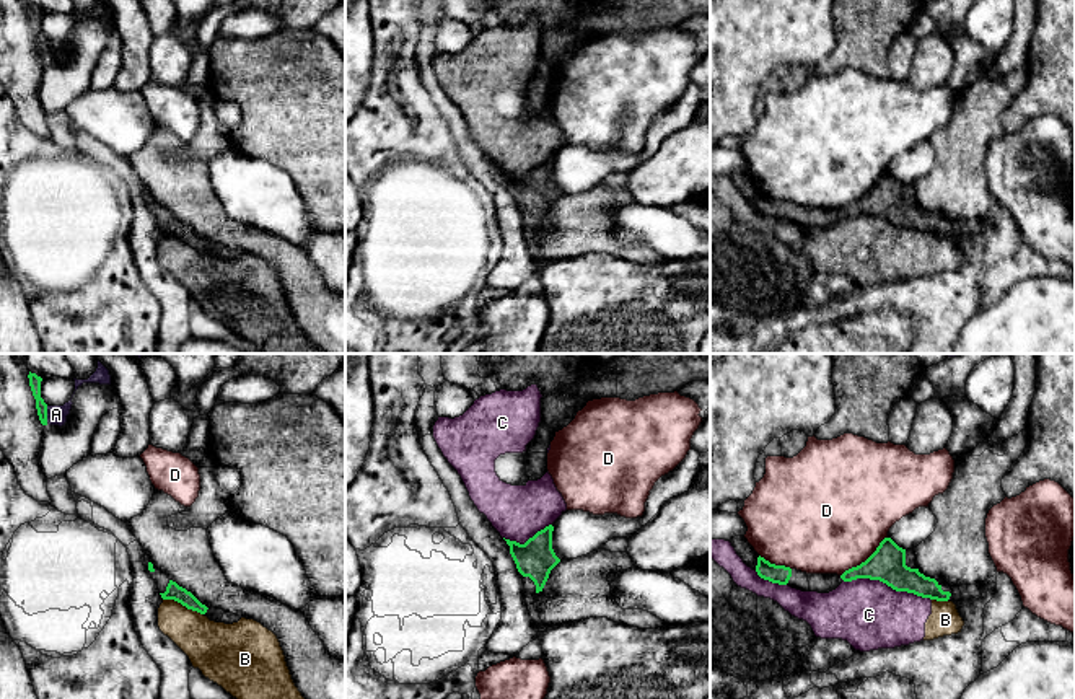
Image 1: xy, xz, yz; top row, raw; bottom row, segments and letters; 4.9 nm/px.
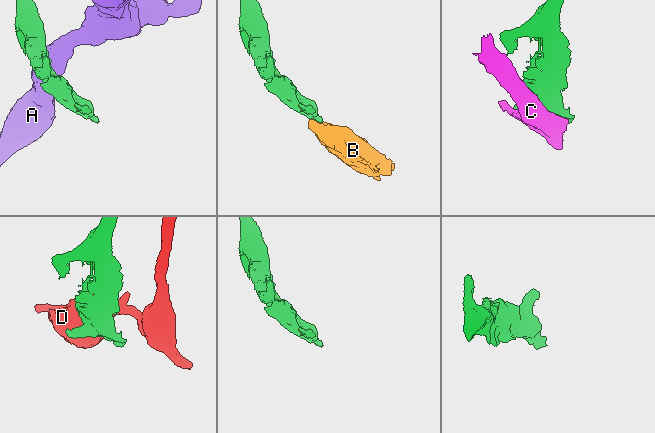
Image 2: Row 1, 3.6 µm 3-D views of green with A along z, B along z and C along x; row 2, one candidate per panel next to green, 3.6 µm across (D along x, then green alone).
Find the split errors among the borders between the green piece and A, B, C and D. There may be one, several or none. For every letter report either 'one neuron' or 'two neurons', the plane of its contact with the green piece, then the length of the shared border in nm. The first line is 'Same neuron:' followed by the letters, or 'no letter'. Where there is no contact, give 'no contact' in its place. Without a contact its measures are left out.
Same neuron: no letter
A: two neurons; meets green in xy; contact 90 nm long
B: two neurons; meets green in xy; contact 220 nm long
C: two neurons; meets green in yz; contact 460 nm long
D: two neurons; meets green in yz; contact 300 nm long

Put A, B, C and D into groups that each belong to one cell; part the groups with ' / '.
A / B C / D

